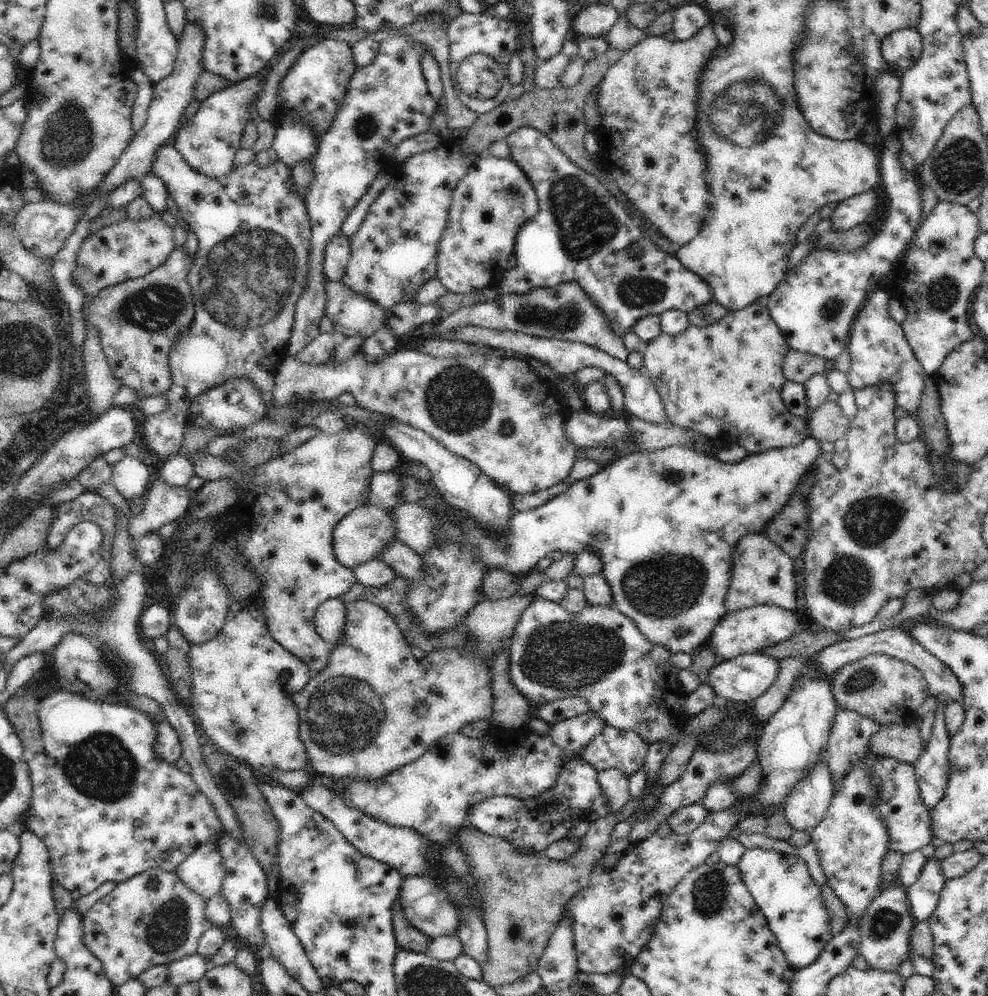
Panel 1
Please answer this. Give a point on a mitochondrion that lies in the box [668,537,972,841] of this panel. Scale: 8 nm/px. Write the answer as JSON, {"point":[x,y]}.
{"point":[863,679]}

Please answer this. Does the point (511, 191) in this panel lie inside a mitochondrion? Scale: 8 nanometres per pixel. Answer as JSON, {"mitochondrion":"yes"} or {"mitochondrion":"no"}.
{"mitochondrion":"yes"}

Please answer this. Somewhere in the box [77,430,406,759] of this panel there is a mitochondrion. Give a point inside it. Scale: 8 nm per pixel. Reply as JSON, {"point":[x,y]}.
{"point":[239,731]}

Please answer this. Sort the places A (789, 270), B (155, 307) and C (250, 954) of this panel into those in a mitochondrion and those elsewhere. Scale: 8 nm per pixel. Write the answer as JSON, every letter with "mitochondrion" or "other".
{"A":"other","B":"mitochondrion","C":"other"}

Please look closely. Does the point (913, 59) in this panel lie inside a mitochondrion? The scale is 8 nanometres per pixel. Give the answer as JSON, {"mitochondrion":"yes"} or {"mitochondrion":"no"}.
{"mitochondrion":"no"}

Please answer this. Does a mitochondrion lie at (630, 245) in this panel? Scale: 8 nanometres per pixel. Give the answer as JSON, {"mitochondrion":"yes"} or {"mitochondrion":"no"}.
{"mitochondrion":"yes"}

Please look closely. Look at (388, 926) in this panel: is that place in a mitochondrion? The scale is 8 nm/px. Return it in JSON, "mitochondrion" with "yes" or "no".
{"mitochondrion":"no"}

